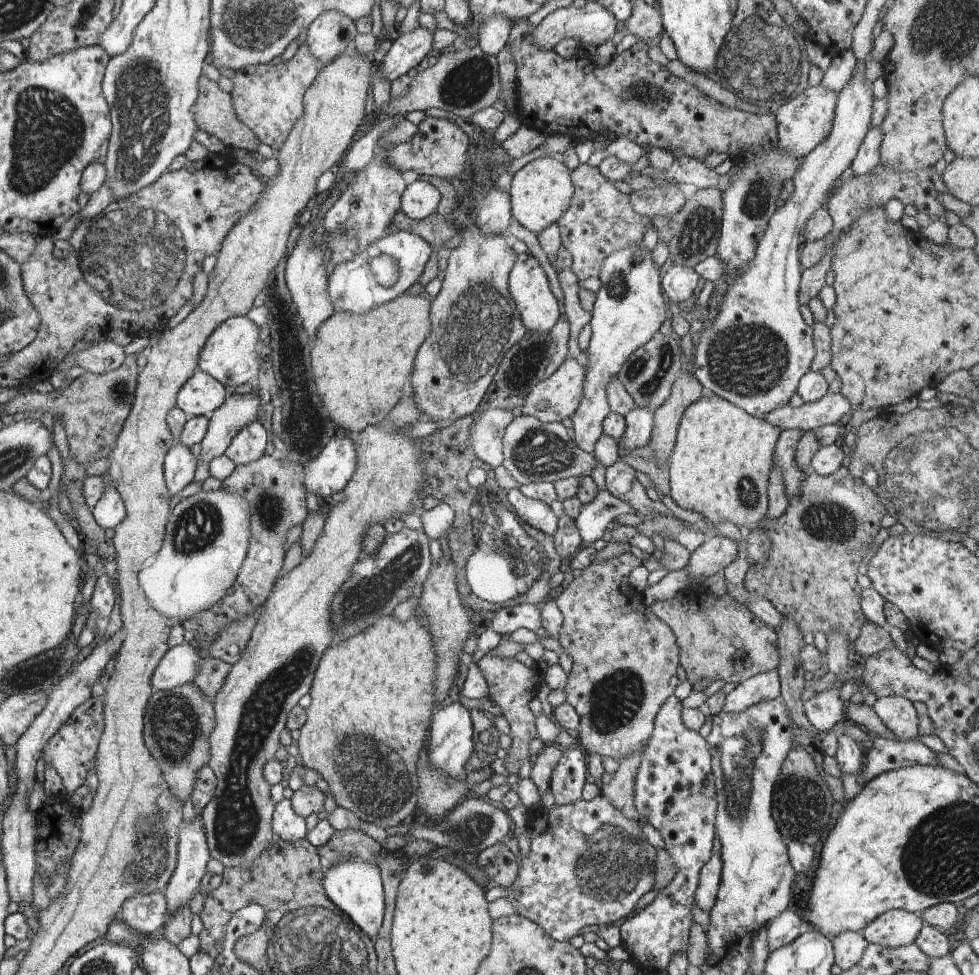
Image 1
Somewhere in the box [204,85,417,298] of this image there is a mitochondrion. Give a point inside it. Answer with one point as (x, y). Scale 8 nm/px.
(357, 230)

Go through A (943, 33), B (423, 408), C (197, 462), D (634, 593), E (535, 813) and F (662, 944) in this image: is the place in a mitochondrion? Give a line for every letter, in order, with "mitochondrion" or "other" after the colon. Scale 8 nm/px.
A: mitochondrion
B: other
C: other
D: other
E: other
F: other

